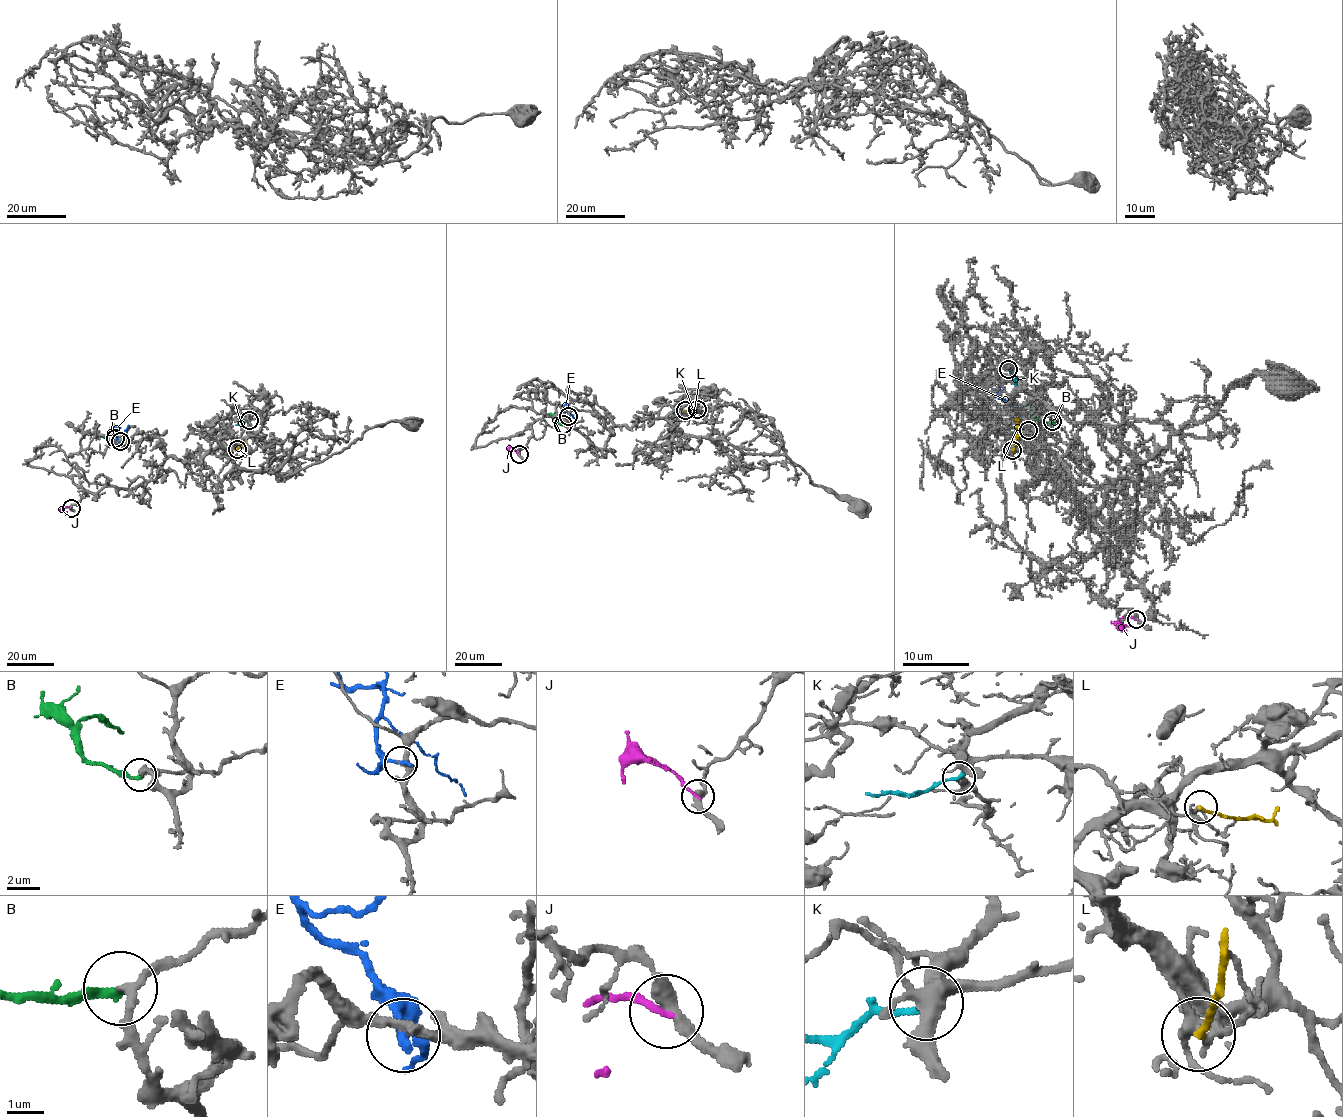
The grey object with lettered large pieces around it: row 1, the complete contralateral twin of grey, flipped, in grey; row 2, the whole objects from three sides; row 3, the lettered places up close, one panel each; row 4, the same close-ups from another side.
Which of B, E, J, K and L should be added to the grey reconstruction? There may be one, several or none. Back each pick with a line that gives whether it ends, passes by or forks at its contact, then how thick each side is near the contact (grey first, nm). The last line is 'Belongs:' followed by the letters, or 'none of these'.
B: It ends there. Thickness 200 nm (grey) against 220 nm
Belongs: B

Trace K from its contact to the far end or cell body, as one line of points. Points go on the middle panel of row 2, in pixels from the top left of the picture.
K: (697, 409), (684, 411)

